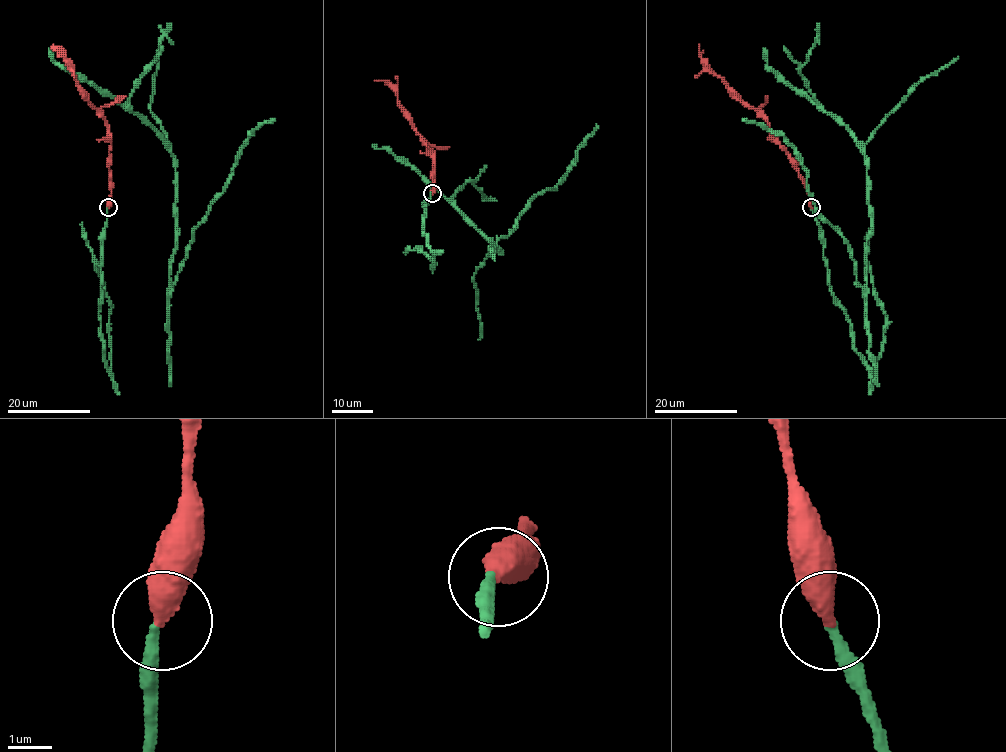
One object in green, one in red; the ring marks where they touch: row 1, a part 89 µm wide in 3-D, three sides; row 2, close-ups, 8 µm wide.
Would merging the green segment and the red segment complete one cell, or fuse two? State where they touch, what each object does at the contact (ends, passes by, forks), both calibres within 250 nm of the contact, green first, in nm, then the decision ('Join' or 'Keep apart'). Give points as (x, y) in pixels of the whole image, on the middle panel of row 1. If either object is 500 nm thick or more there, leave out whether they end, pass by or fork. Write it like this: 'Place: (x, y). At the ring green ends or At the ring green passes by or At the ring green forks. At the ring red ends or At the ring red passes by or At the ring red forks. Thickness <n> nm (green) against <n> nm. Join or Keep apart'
Place: (432, 193). At the ring green ends. At the ring red ends. Thickness 240 nm (green) against 480 nm. Join

